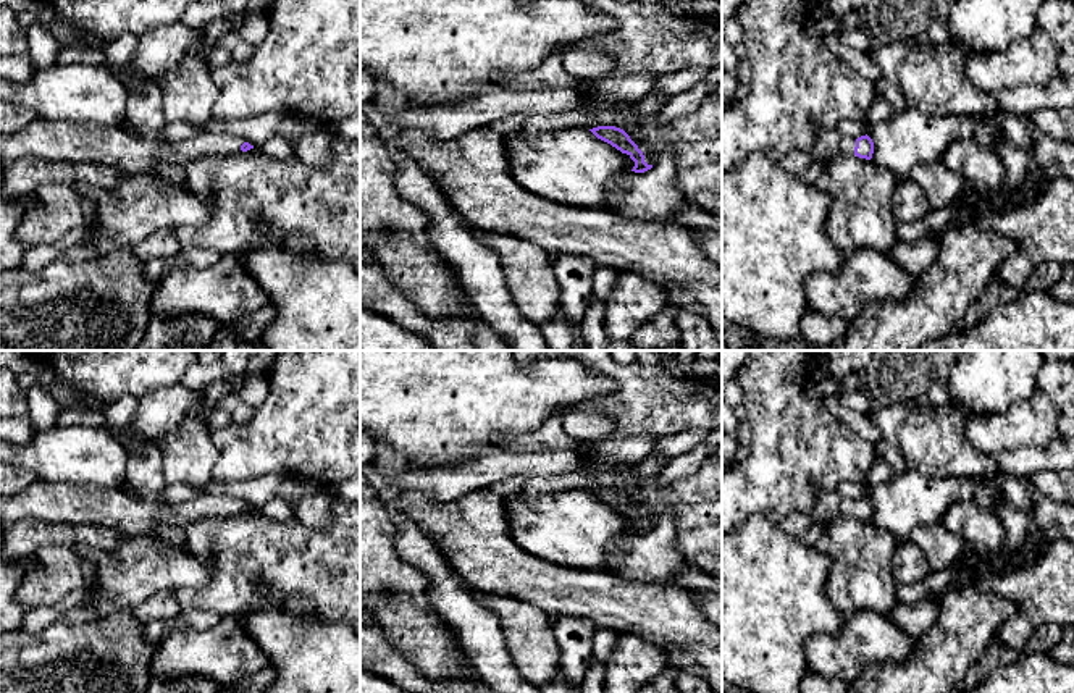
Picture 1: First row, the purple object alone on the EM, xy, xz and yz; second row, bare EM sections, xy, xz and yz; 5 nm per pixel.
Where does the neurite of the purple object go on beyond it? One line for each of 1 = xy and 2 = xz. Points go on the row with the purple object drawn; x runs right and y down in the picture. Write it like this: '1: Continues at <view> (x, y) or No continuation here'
1: Continues at xy (73, 142)
2: No continuation here

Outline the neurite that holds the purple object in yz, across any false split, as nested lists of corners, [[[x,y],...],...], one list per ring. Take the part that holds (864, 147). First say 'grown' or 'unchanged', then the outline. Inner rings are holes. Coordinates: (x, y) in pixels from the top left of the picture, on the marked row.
grown; [[[867,134],[858,139],[851,136],[841,137],[841,153],[871,160],[874,153],[874,142]]]

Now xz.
unchanged; [[[598,126],[589,129],[598,139],[610,144],[622,153],[627,153],[633,162],[635,166],[631,171],[635,173],[644,173],[652,168],[652,165],[648,165],[644,162],[643,152],[638,149],[638,145],[630,139],[630,136],[615,126]]]

